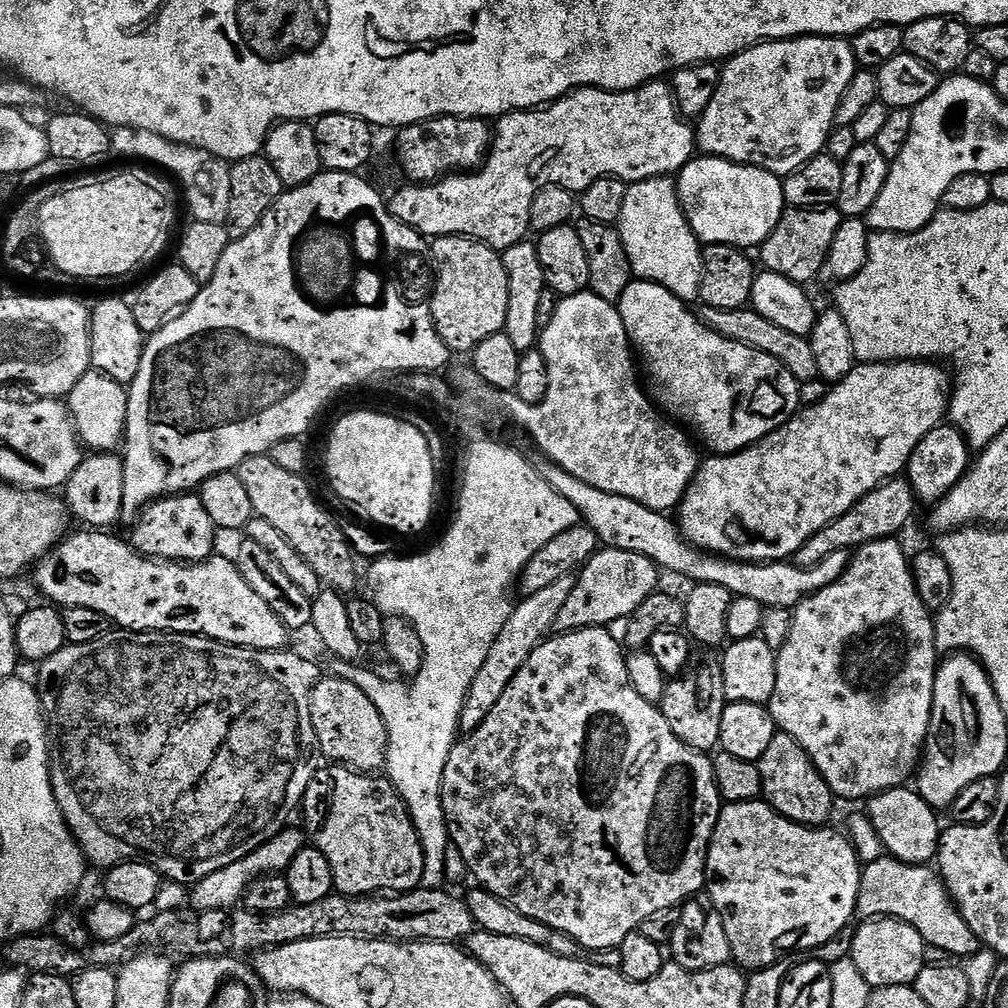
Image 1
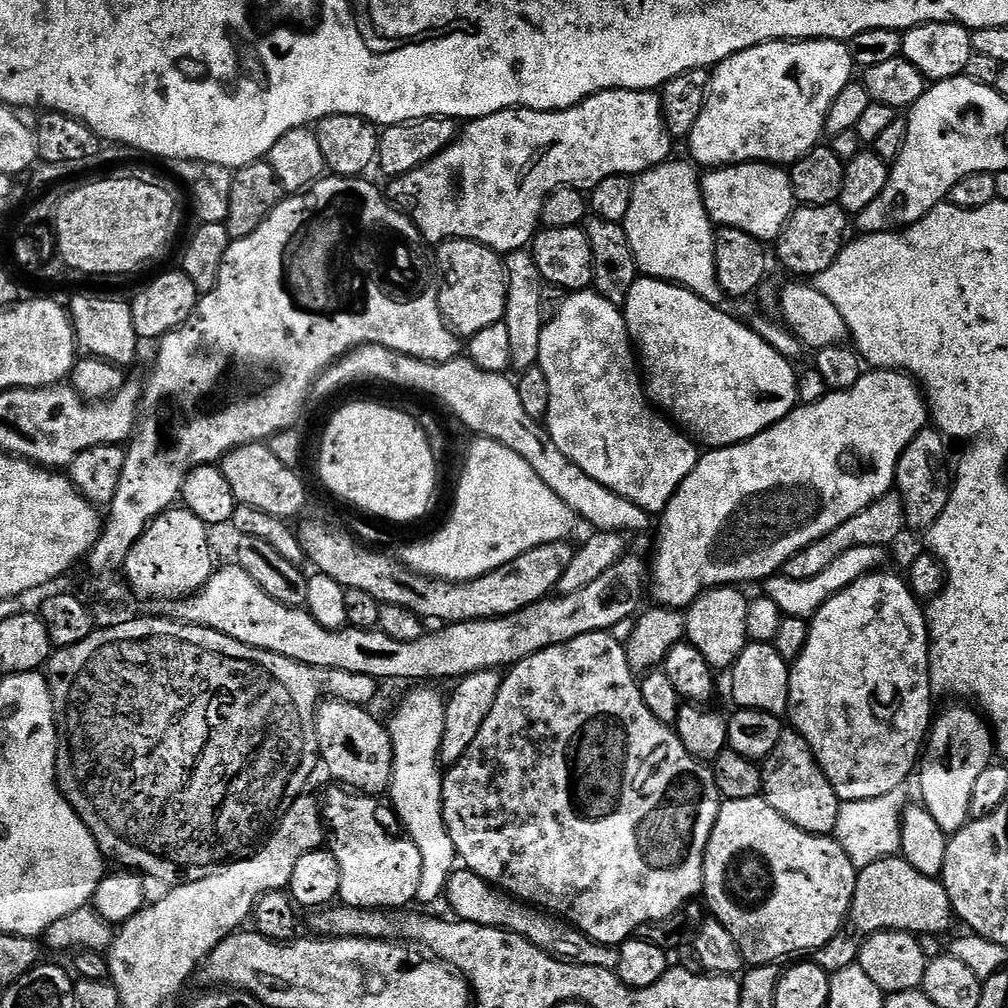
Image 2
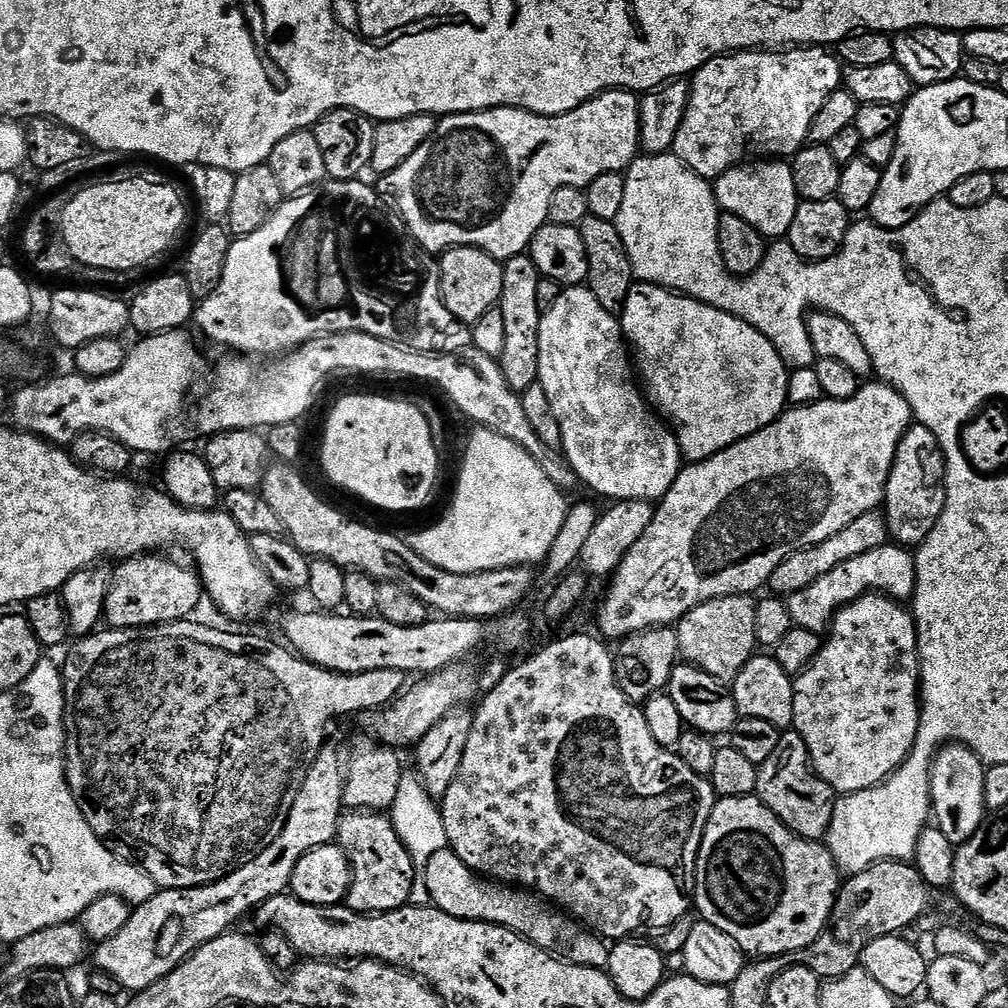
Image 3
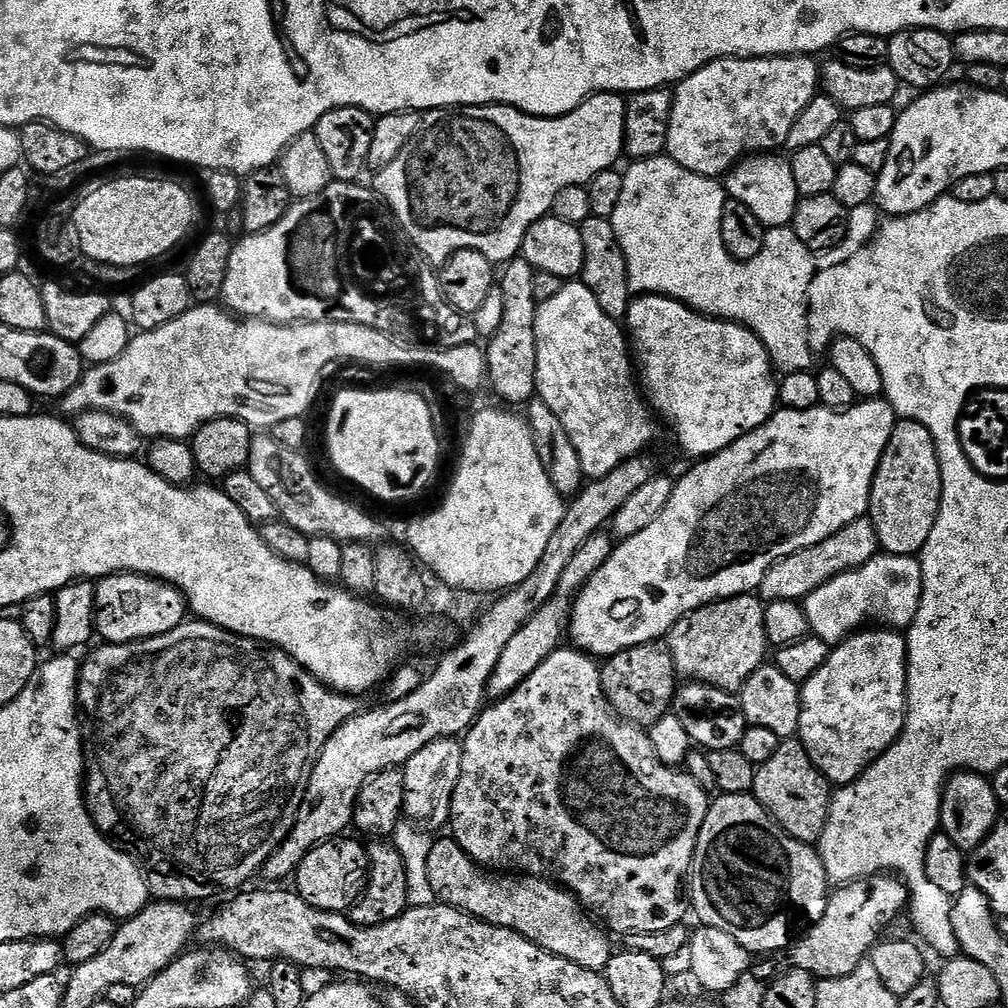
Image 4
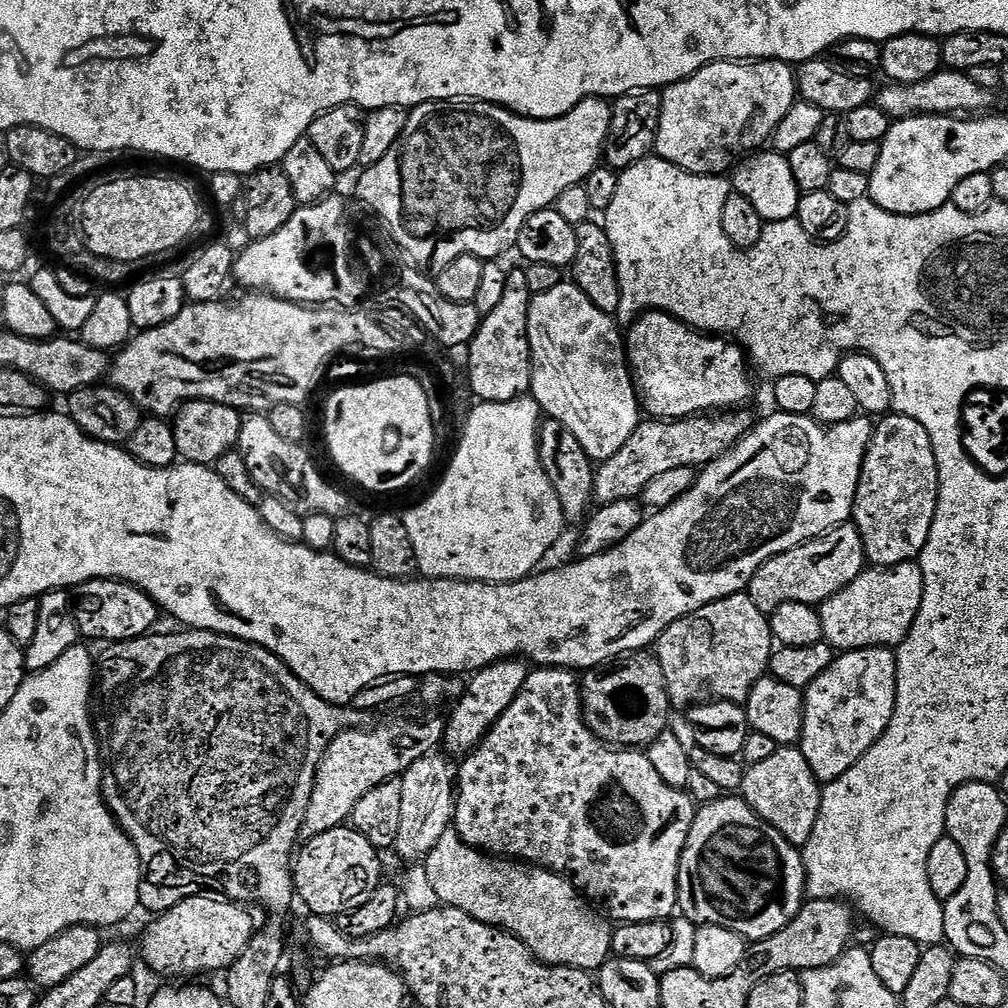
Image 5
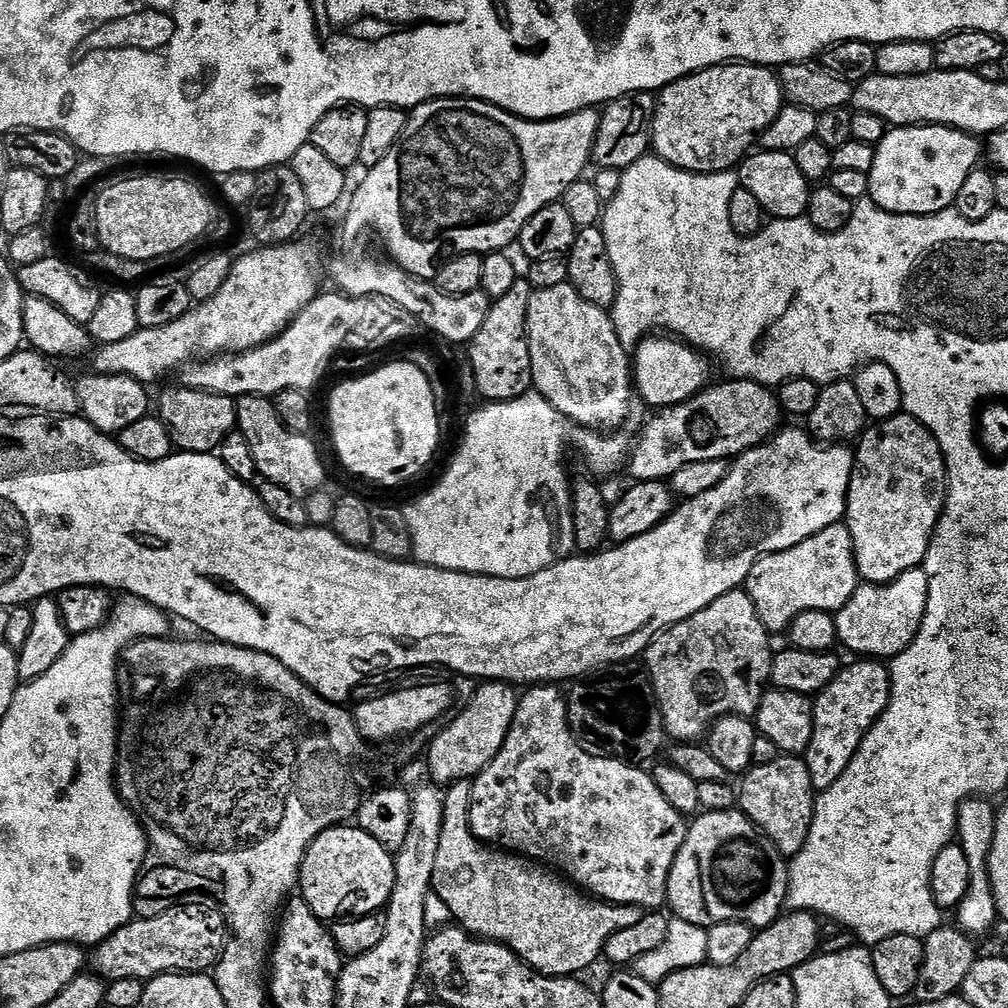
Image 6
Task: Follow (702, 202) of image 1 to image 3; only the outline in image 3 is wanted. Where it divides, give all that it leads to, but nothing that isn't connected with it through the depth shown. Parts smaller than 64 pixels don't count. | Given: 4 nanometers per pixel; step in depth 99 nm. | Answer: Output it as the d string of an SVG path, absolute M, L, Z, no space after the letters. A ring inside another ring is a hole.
M745 162L716 177L714 191L716 203L720 205L724 212L738 214L738 218L750 222L750 226L757 228L766 238L787 237L790 226L794 222L794 214L802 202L799 192L795 188L792 165L788 162Z

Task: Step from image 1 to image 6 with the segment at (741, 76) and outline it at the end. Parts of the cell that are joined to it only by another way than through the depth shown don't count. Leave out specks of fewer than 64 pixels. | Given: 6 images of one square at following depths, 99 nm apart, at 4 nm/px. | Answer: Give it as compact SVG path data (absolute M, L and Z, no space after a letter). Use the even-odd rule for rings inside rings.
M739 62L704 68L700 72L684 76L681 80L675 80L660 89L655 100L656 113L652 116L652 124L650 120L651 151L672 167L681 168L686 174L727 172L735 169L749 155L753 147L751 144L772 125L774 118L786 104L780 77L771 67Z

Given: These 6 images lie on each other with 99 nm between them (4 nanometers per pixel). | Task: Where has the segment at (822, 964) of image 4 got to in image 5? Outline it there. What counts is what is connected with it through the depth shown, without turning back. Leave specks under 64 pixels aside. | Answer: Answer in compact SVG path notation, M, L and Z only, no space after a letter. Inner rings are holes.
M809 899L782 931L755 945L756 960L760 964L768 964L767 971L772 974L803 974L810 968L829 968L849 951L853 943L852 916L853 909L839 900Z

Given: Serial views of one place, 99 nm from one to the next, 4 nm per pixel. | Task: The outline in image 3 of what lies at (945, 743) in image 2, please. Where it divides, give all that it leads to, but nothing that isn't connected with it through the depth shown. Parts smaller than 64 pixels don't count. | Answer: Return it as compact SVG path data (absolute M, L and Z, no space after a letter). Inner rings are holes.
M950 744L940 749L932 760L930 794L935 827L950 838L953 846L966 843L984 824L984 774L986 765L963 744Z

